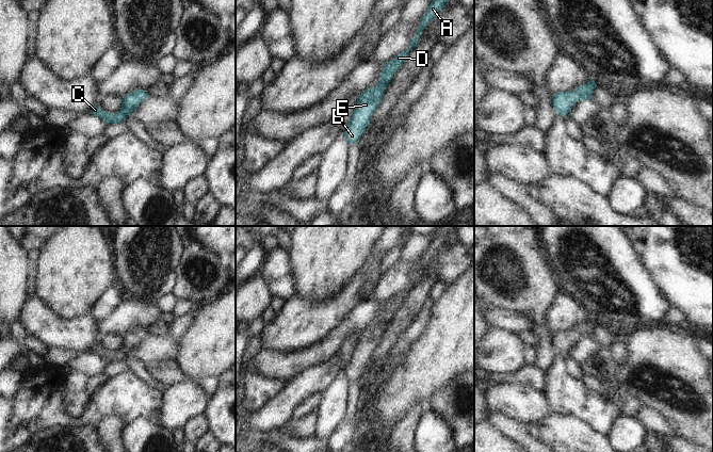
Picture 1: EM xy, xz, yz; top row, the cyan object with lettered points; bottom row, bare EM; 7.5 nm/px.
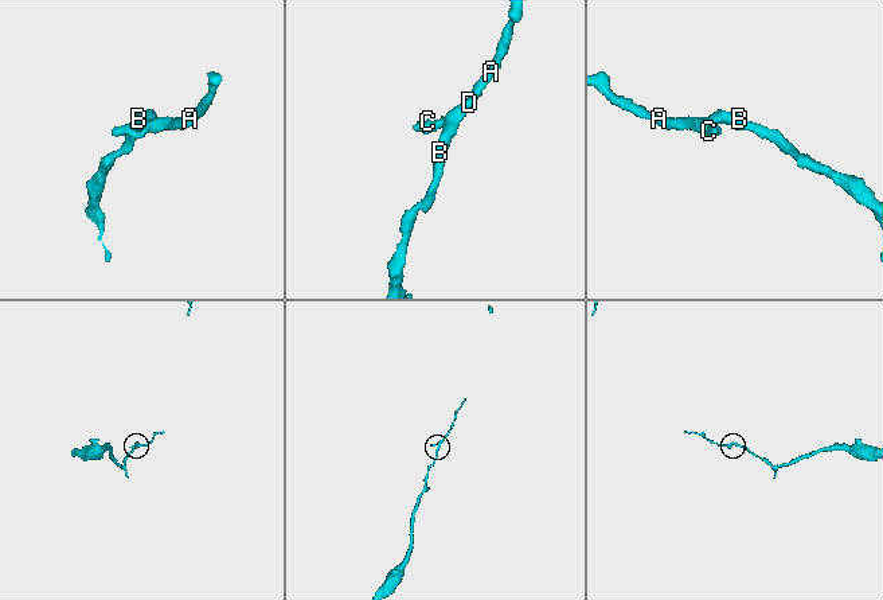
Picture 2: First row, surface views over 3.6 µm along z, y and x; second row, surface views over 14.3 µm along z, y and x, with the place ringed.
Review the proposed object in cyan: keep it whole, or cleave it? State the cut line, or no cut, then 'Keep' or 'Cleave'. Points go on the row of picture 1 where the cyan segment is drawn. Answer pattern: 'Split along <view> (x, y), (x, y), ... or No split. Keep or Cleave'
No split. Keep

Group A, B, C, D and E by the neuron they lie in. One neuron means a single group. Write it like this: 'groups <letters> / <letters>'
groups A B C D E

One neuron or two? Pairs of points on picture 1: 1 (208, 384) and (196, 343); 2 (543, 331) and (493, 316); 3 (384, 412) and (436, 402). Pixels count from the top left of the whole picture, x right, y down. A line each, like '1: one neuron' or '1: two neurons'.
1: two neurons
2: two neurons
3: two neurons

